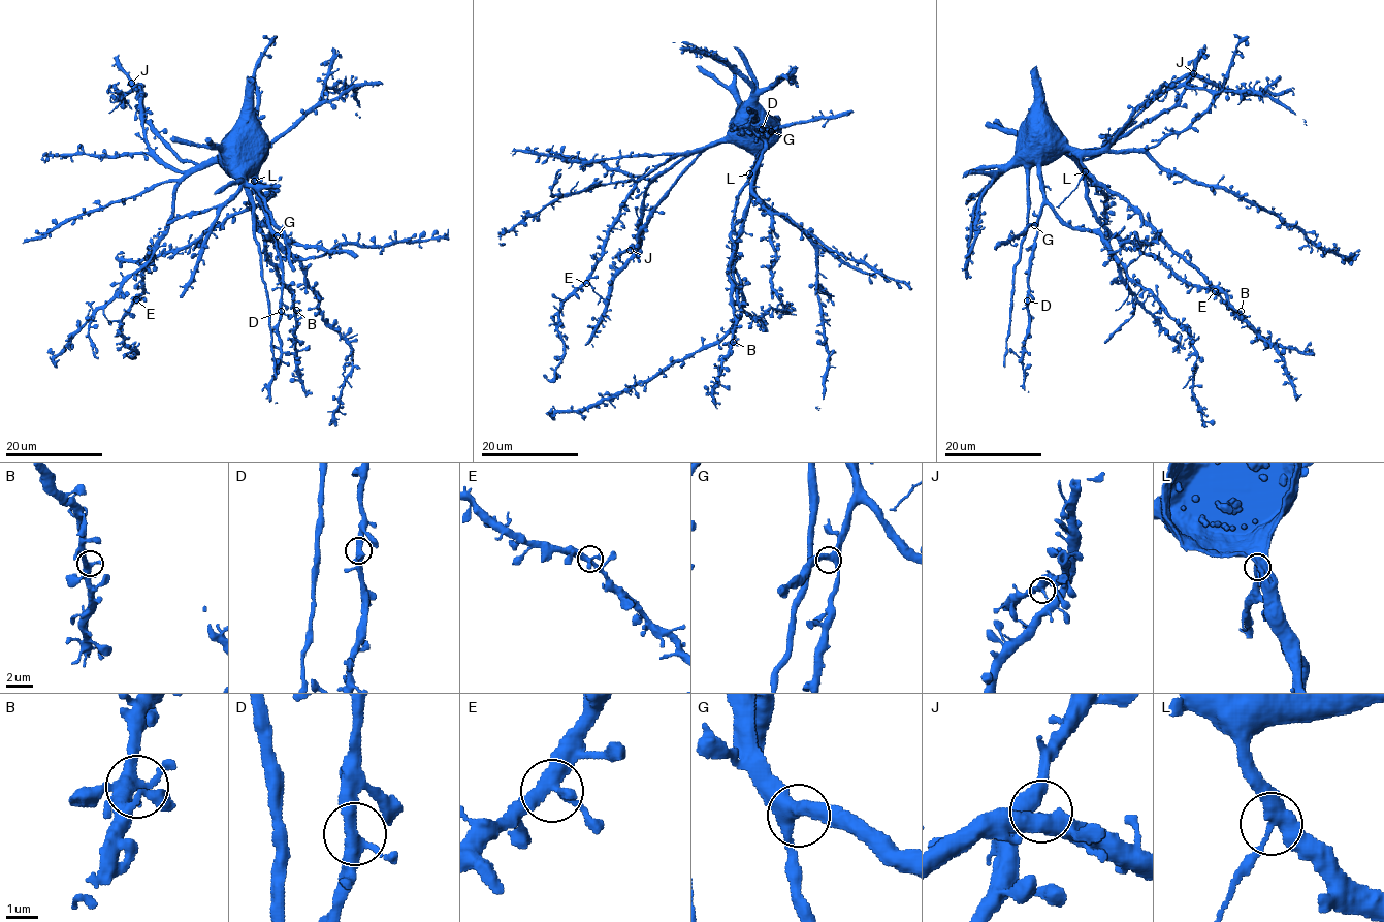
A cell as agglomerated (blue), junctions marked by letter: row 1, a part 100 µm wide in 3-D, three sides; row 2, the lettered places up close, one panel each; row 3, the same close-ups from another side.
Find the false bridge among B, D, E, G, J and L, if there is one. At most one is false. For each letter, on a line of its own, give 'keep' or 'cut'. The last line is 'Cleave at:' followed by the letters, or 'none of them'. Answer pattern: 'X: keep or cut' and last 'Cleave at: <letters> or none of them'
B: keep
D: keep
E: keep
G: keep
J: keep
L: cut
Cleave at: L

